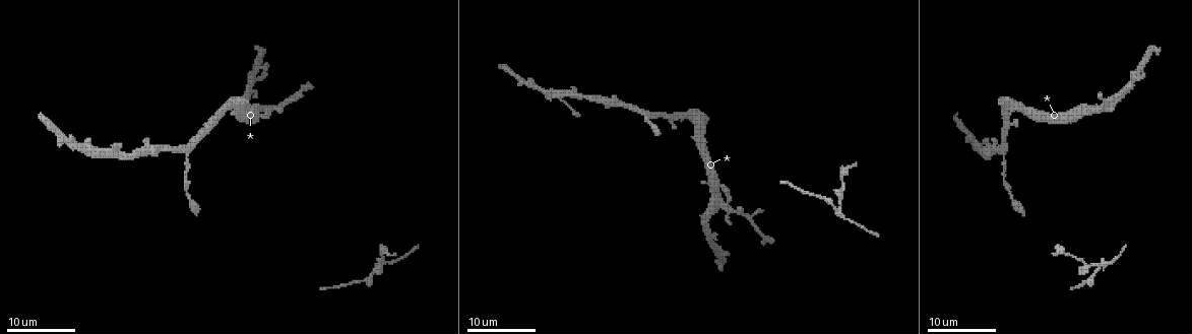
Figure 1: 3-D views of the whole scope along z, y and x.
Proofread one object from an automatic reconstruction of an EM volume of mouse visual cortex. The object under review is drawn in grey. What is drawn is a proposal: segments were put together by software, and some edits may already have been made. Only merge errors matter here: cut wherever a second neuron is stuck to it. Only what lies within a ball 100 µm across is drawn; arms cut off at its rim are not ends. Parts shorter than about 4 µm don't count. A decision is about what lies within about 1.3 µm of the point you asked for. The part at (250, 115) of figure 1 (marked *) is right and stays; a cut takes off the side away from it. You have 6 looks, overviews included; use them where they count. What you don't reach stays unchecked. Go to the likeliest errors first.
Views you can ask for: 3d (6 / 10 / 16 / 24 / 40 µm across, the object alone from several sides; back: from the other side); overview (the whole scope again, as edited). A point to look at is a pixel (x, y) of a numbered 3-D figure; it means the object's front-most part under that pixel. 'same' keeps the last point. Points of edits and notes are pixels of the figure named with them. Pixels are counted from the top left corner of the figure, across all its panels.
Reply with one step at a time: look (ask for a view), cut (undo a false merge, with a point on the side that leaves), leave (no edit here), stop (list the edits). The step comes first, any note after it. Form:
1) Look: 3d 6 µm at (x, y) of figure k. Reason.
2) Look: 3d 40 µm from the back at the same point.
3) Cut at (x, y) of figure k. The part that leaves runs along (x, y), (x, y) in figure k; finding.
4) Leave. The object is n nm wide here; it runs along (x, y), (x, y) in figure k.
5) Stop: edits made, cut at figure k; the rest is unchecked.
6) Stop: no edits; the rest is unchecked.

Look: 3d 16 µm at (720, 208) of figure 1.

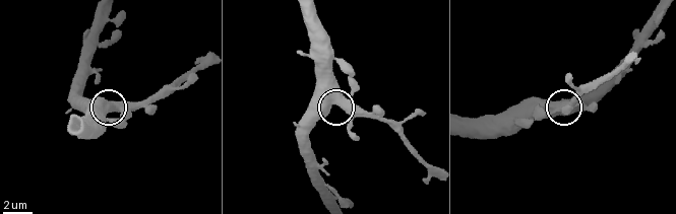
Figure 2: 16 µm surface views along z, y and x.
Look: 3d 6 µm at (338, 102) of figure 2. Zoom in.

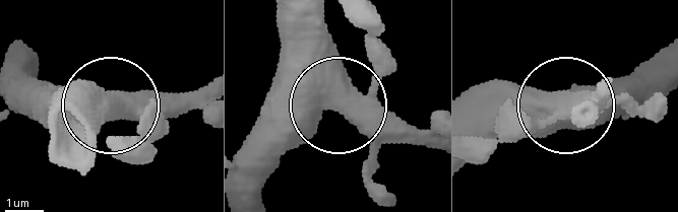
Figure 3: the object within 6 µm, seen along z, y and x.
Leave. Continuous, no second neuron.

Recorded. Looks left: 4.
Look: 3d 24 µm at (840, 211) of figure 1. Four arms meet.

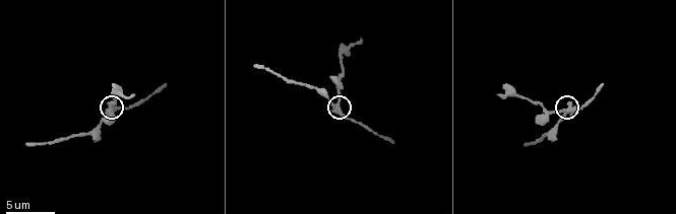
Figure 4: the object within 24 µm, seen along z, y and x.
Look: 3d 6 µm at (566, 110) of figure 4. Zoom in.

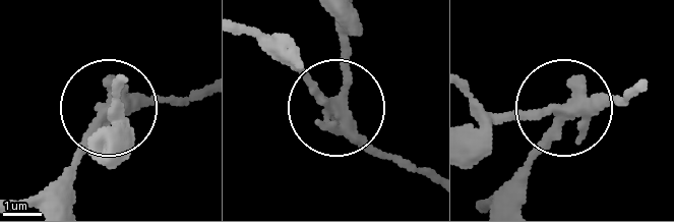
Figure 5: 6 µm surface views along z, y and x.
Cut at (346, 68) of figure 5. The side arm is 8 µm long; a second neuron is stuck on.

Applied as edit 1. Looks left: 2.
Stop: edits made, cut at figure 5; the rest is unchecked.

